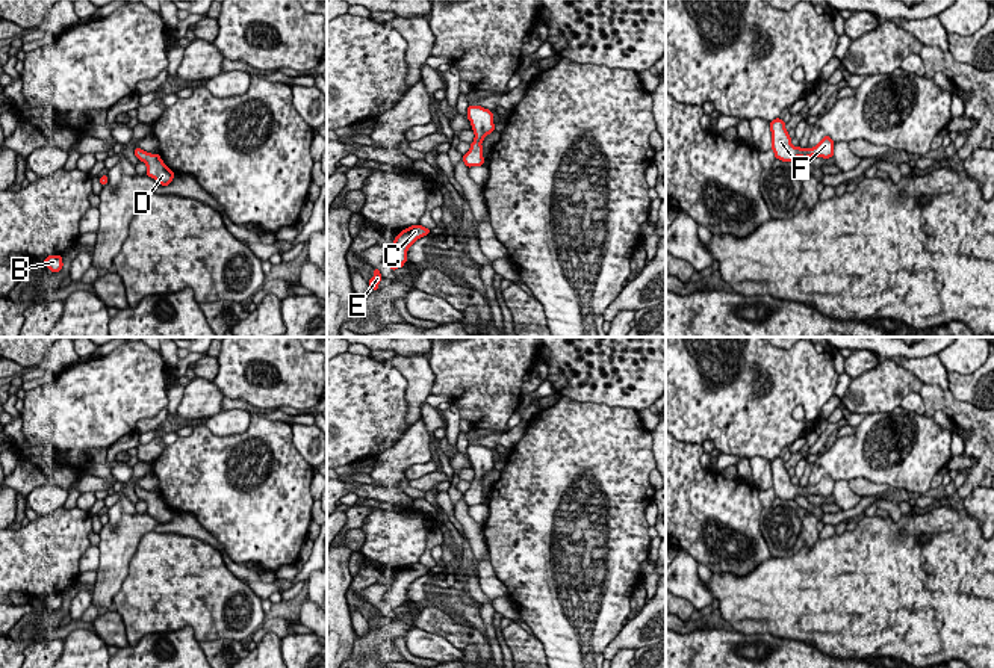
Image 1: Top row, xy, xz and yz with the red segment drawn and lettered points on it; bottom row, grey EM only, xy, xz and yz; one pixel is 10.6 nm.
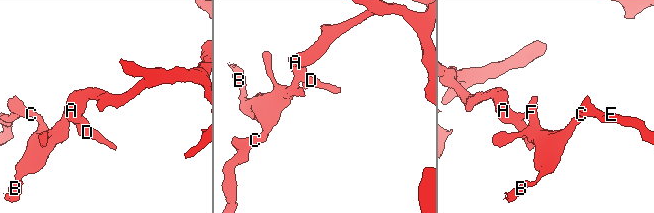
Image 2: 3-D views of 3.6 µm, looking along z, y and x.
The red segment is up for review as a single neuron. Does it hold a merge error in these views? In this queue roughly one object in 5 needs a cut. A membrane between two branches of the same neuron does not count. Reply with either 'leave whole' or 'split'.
leave whole

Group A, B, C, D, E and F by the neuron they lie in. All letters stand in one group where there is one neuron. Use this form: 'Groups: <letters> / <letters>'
Groups: A B C D E F

